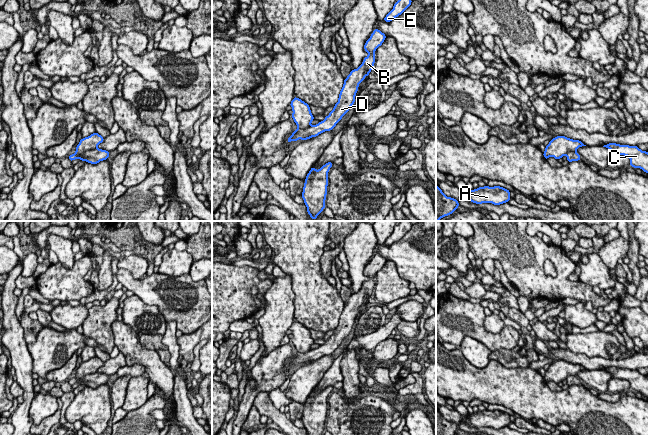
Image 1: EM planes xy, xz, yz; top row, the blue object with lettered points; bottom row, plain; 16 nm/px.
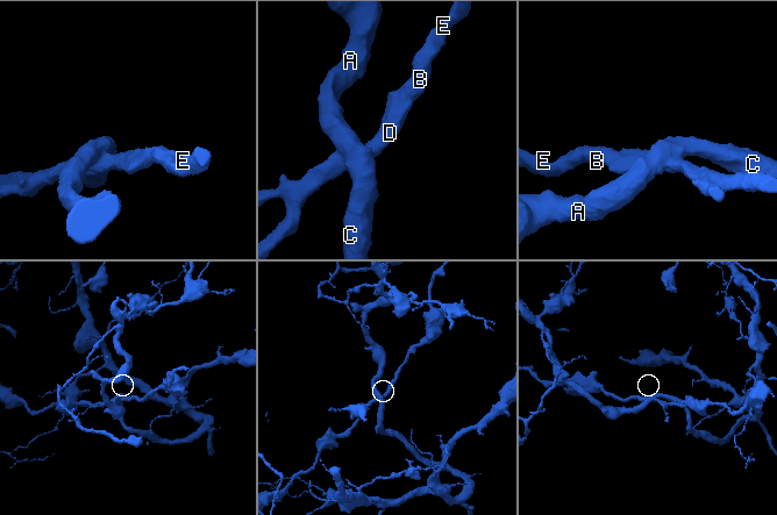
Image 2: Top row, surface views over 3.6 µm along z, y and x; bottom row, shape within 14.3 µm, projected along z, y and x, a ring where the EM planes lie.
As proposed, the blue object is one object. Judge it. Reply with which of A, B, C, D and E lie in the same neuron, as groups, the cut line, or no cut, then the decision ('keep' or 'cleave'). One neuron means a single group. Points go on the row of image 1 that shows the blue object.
groups A B C D E; cut none; keep

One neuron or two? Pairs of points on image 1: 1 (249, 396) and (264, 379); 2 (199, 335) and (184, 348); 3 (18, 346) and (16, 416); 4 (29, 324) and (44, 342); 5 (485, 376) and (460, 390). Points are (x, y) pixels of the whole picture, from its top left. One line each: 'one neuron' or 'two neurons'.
1: one neuron
2: one neuron
3: one neuron
4: two neurons
5: one neuron

